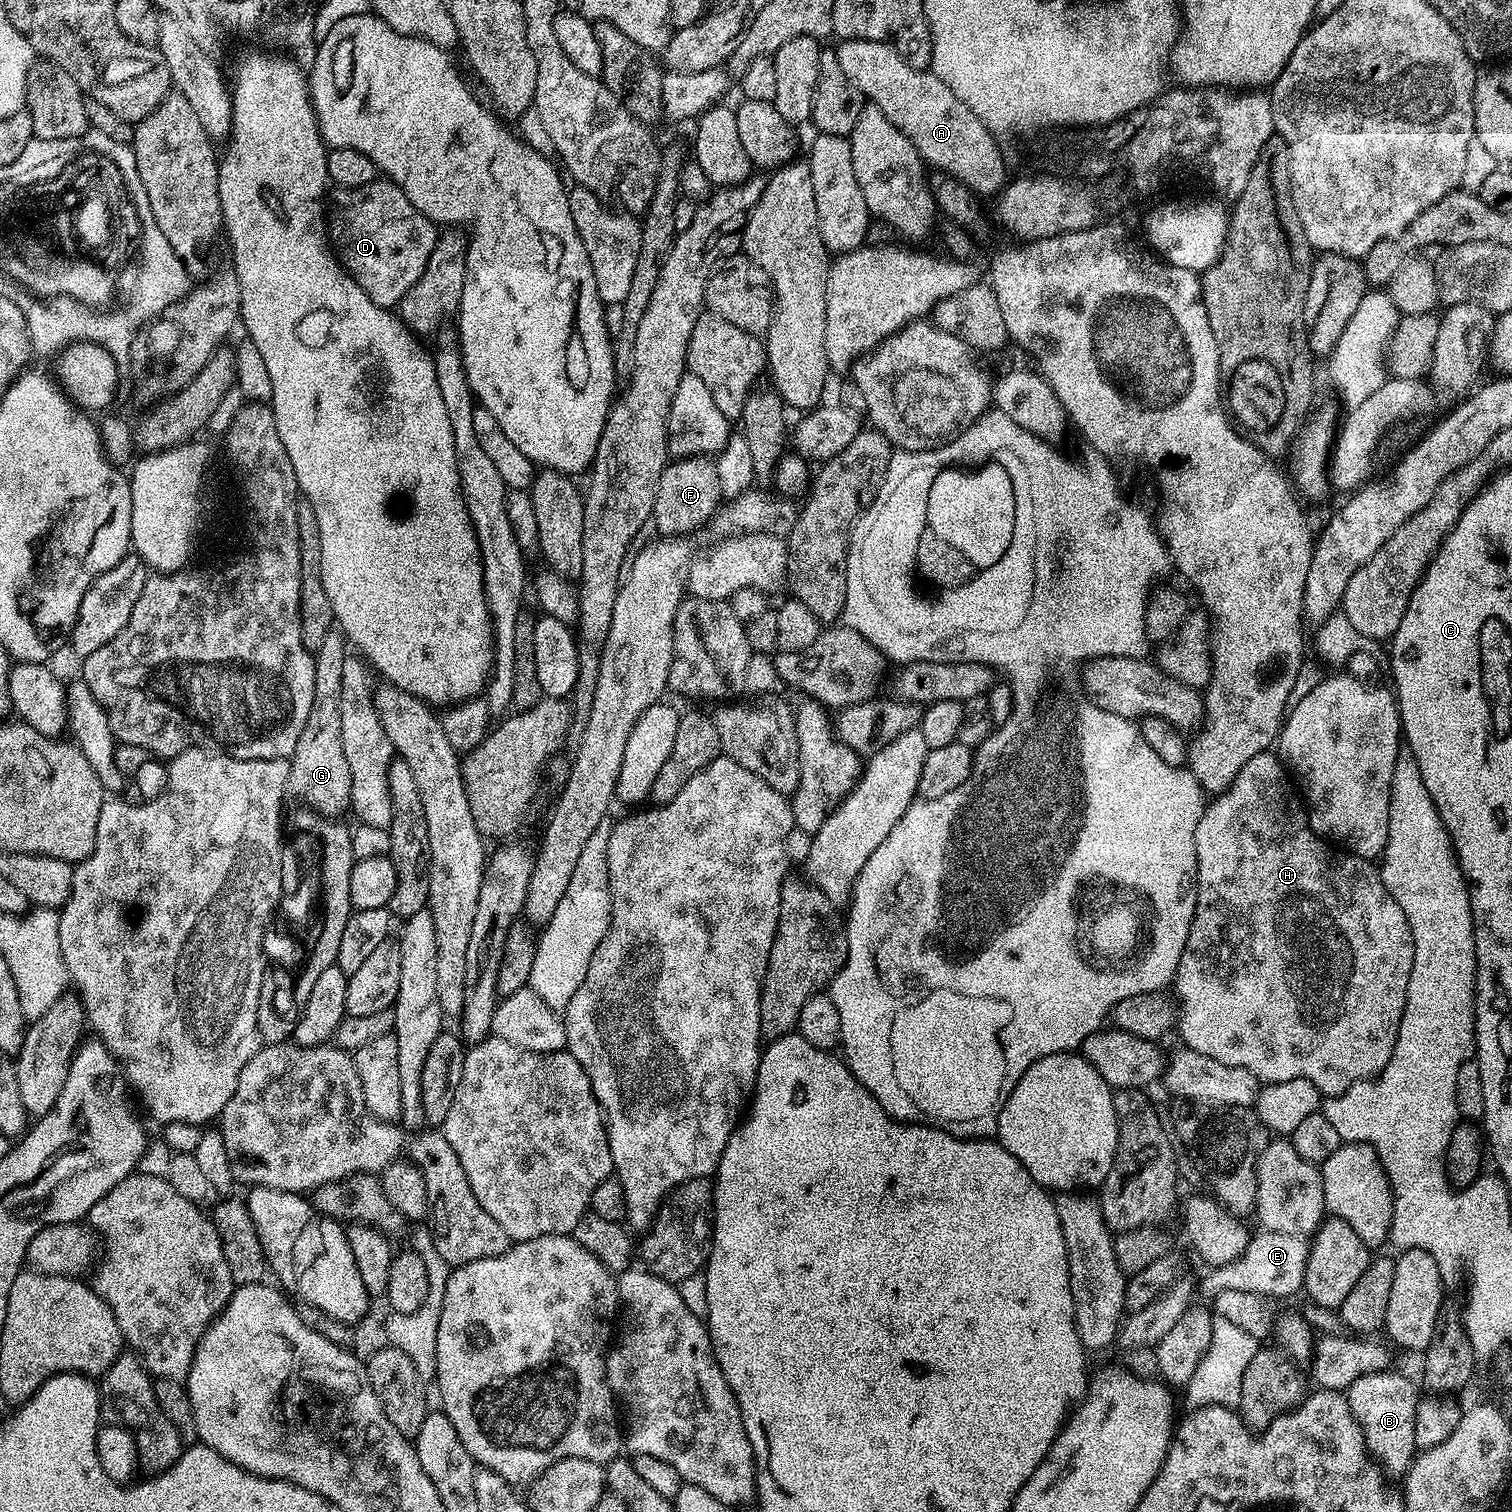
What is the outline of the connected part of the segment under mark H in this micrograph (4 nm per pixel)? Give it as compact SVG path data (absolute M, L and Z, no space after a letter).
M1269 750L1269 751L1266 751L1266 752L1259 752L1259 753L1258 753L1258 754L1254 754L1254 758L1250 758L1250 762L1246 762L1246 766L1242 766L1242 770L1238 770L1238 778L1234 778L1234 782L1233 782L1233 783L1232 783L1232 784L1231 784L1231 785L1230 785L1230 786L1229 786L1229 788L1227 788L1227 790L1226 790L1226 791L1225 791L1225 792L1221 792L1221 793L1219 793L1219 795L1217 795L1217 796L1216 796L1216 797L1215 797L1215 799L1213 799L1213 800L1216 800L1216 801L1214 801L1214 802L1213 802L1213 804L1212 804L1212 801L1211 801L1211 803L1209 803L1209 804L1208 804L1208 805L1207 805L1207 807L1205 807L1205 809L1204 809L1204 813L1203 813L1203 814L1202 814L1202 818L1201 818L1201 819L1200 819L1200 821L1199 821L1199 822L1198 822L1198 830L1194 830L1194 850L1195 850L1195 851L1196 851L1196 909L1195 909L1195 910L1194 910L1194 918L1193 918L1193 919L1192 919L1192 925L1191 925L1191 926L1190 926L1190 934L1189 934L1189 935L1188 935L1188 937L1187 937L1187 938L1186 938L1186 950L1182 950L1182 958L1181 958L1181 959L1180 959L1180 961L1179 961L1179 962L1178 962L1178 970L1177 970L1177 971L1176 971L1176 978L1175 978L1175 981L1174 981L1174 989L1175 989L1175 988L1176 988L1176 992L1175 992L1175 991L1174 991L1174 1000L1175 1000L1175 1003L1176 1003L1176 1004L1177 1004L1177 1005L1178 1005L1178 1033L1179 1033L1179 1032L1180 1032L1180 1036L1181 1036L1181 1038L1182 1038L1182 1039L1184 1039L1184 1040L1181 1040L1181 1041L1182 1041L1182 1044L1183 1044L1183 1047L1186 1047L1186 1048L1189 1048L1189 1049L1190 1049L1190 1050L1194 1050L1194 1051L1195 1051L1195 1052L1197 1052L1197 1053L1198 1053L1198 1054L1206 1054L1206 1058L1214 1058L1214 1062L1222 1062L1222 1063L1223 1063L1223 1064L1225 1064L1225 1065L1226 1065L1226 1066L1242 1066L1242 1070L1250 1070L1250 1074L1254 1074L1254 1075L1255 1075L1255 1076L1256 1076L1256 1079L1257 1079L1257 1080L1259 1080L1259 1081L1261 1081L1261 1082L1263 1082L1263 1083L1264 1083L1264 1084L1277 1084L1277 1083L1278 1083L1278 1082L1290 1082L1290 1078L1306 1078L1306 1082L1314 1082L1314 1086L1315 1086L1315 1087L1316 1087L1316 1089L1317 1089L1317 1090L1319 1090L1319 1091L1320 1091L1320 1094L1321 1094L1321 1097L1324 1097L1324 1098L1327 1098L1327 1097L1330 1097L1330 1096L1341 1096L1341 1095L1342 1095L1342 1094L1343 1094L1343 1092L1345 1092L1345 1091L1346 1091L1346 1090L1350 1090L1350 1086L1354 1086L1354 1085L1355 1085L1355 1084L1357 1084L1357 1082L1359 1082L1359 1081L1360 1081L1360 1080L1370 1080L1370 1079L1373 1079L1373 1078L1375 1078L1375 1077L1377 1077L1377 1076L1379 1076L1379 1074L1380 1074L1380 1071L1381 1071L1381 1070L1382 1070L1382 1069L1383 1069L1383 1068L1384 1068L1384 1067L1385 1067L1385 1066L1386 1066L1386 1062L1390 1062L1390 1054L1394 1054L1394 1042L1395 1042L1395 1041L1396 1041L1396 1039L1397 1039L1397 1038L1398 1038L1398 1026L1399 1026L1399 1025L1400 1025L1400 1019L1401 1019L1401 1018L1402 1018L1402 1014L1403 1014L1403 1013L1404 1013L1404 1007L1405 1007L1405 1006L1406 1006L1406 986L1410 986L1410 970L1411 970L1411 969L1412 969L1412 967L1413 967L1413 966L1414 966L1414 942L1413 942L1413 938L1412 938L1412 935L1411 935L1411 934L1410 934L1410 924L1409 924L1409 923L1408 923L1408 922L1406 922L1406 914L1402 914L1402 906L1398 906L1398 902L1394 902L1394 898L1393 898L1393 897L1392 897L1392 895L1391 895L1391 894L1390 894L1390 890L1386 890L1386 886L1385 886L1385 885L1384 885L1384 883L1383 883L1383 882L1382 882L1382 878L1381 878L1381 877L1380 877L1380 870L1379 870L1379 867L1377 867L1377 865L1376 865L1376 864L1375 864L1375 863L1373 863L1373 861L1370 861L1370 860L1363 860L1363 859L1362 859L1362 858L1361 858L1361 856L1353 856L1353 855L1352 855L1352 853L1351 853L1351 852L1349 852L1349 851L1347 851L1347 850L1337 850L1337 849L1336 849L1336 848L1335 848L1335 847L1333 847L1333 845L1332 845L1332 844L1331 844L1331 843L1329 843L1329 841L1327 841L1327 840L1325 840L1325 839L1324 839L1324 837L1322 837L1322 836L1317 836L1317 834L1316 834L1316 832L1315 832L1315 830L1314 830L1314 829L1313 829L1313 828L1312 828L1312 827L1311 827L1311 826L1310 826L1310 825L1309 825L1309 824L1308 824L1308 817L1307 817L1307 815L1306 815L1306 812L1305 812L1305 809L1304 809L1304 808L1303 808L1303 807L1302 807L1302 804L1301 804L1301 801L1300 801L1300 800L1299 800L1299 799L1296 799L1296 800L1297 800L1297 801L1296 801L1296 800L1288 800L1288 780L1289 780L1289 784L1290 784L1290 776L1289 776L1289 773L1288 773L1288 772L1287 772L1287 771L1286 771L1286 768L1285 768L1285 765L1284 765L1284 764L1283 764L1283 763L1282 763L1282 761L1281 761L1281 759L1280 759L1280 757L1279 757L1279 755L1277 755L1277 753L1276 753L1276 752L1275 752L1275 751L1272 751L1272 750Z

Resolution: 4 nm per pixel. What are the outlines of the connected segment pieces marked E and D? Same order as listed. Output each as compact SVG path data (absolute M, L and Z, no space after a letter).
M1257 1231L1249 1239L1244 1253L1229 1264L1221 1264L1211 1269L1198 1288L1214 1298L1219 1292L1226 1290L1246 1290L1256 1292L1260 1296L1277 1298L1276 1296L1292 1296L1304 1287L1306 1278L1306 1262L1308 1261L1309 1241L1303 1236L1294 1234L1278 1234L1277 1232Z
M387 178L373 179L371 184L361 188L345 188L337 191L336 224L330 232L330 240L338 253L338 259L344 269L362 286L362 290L378 306L392 310L400 303L400 299L422 278L426 270L426 262L430 262L430 250L434 250L434 242L438 235L437 225L426 219L416 209L414 202L406 198L406 194L397 184Z

